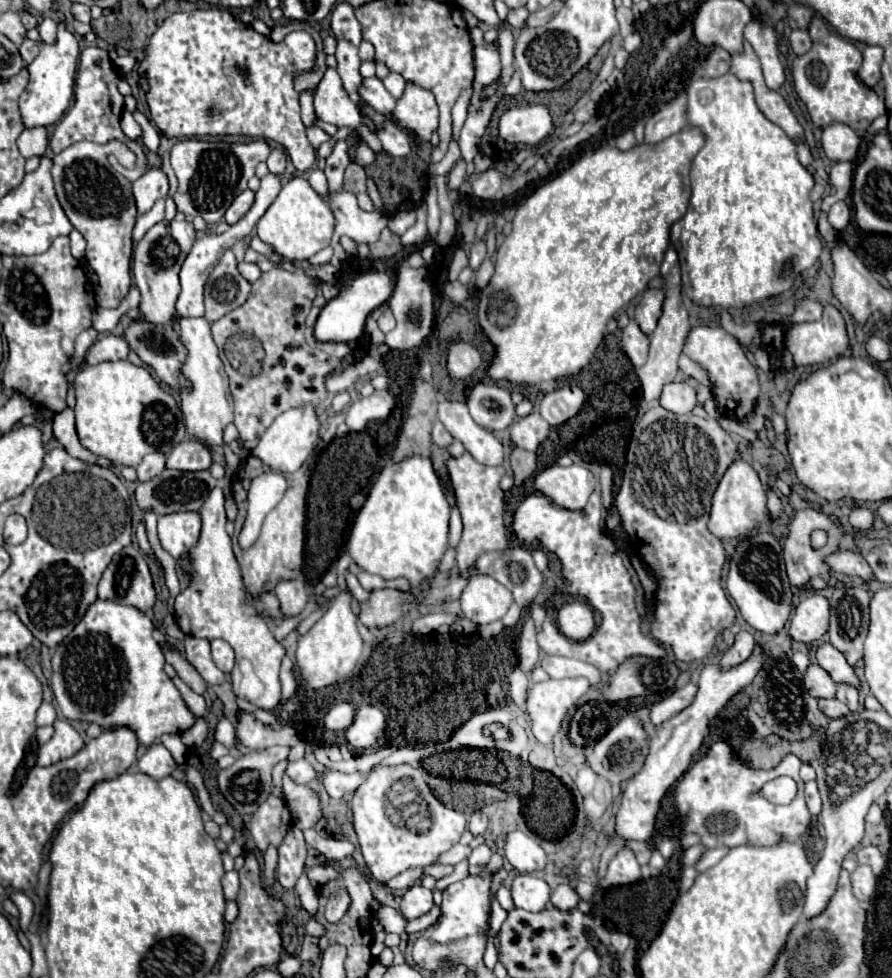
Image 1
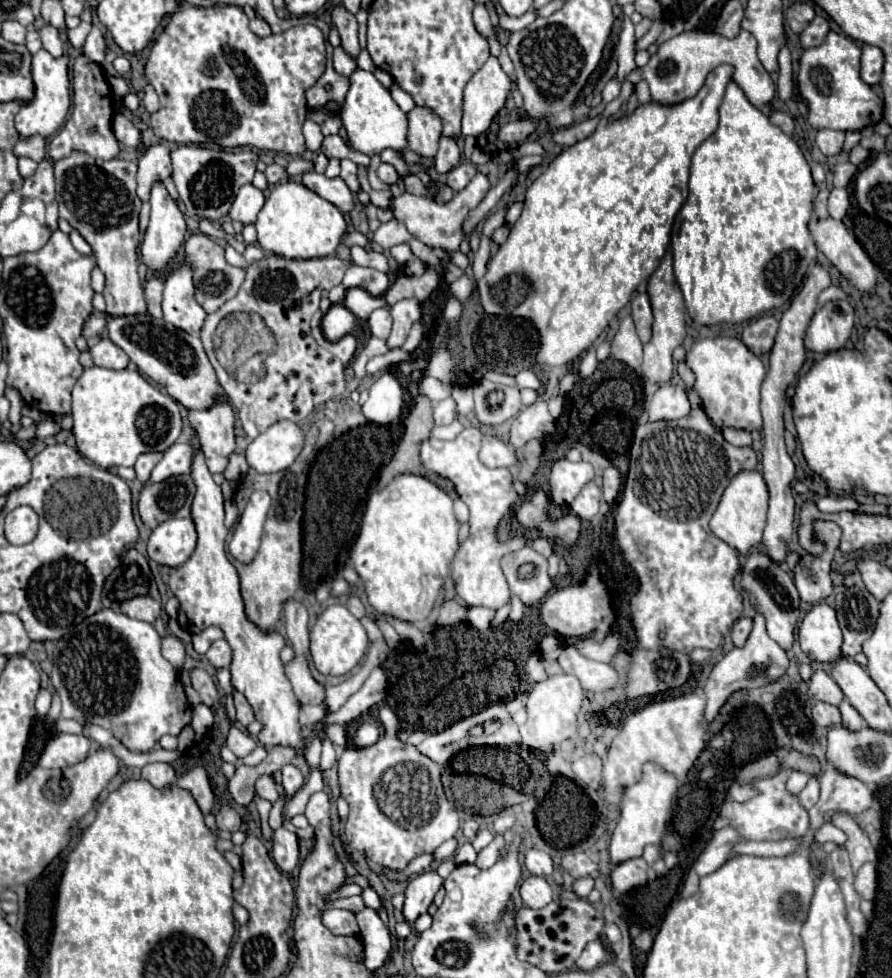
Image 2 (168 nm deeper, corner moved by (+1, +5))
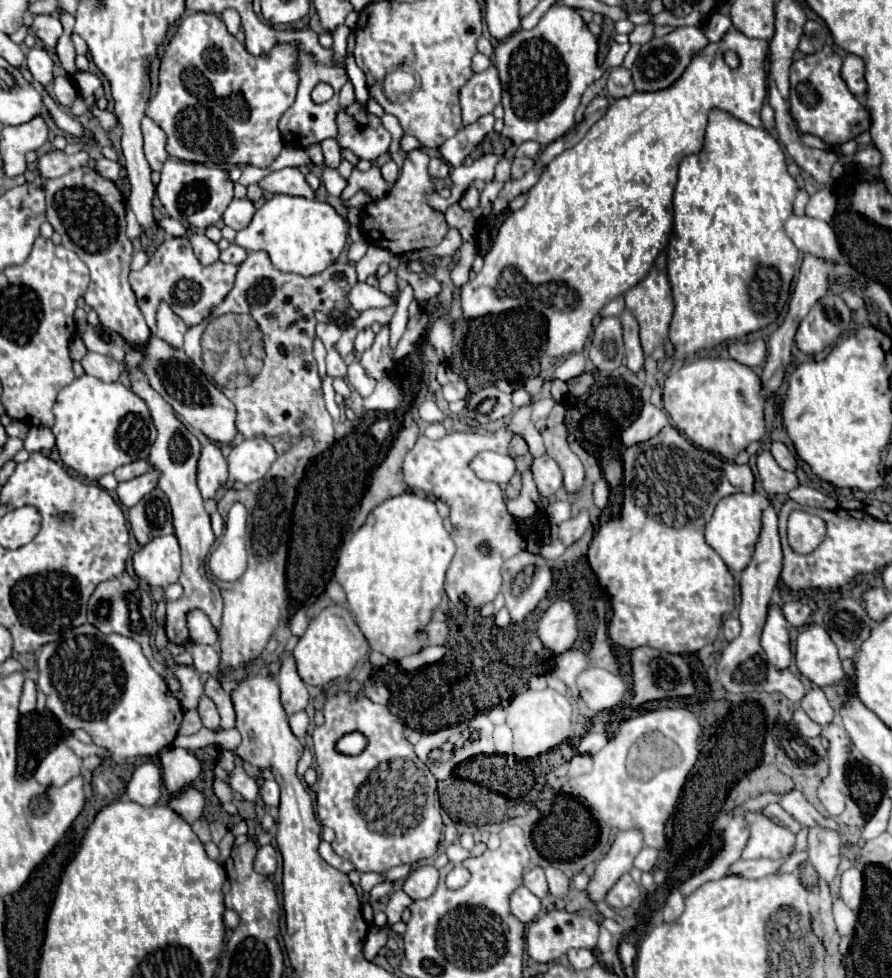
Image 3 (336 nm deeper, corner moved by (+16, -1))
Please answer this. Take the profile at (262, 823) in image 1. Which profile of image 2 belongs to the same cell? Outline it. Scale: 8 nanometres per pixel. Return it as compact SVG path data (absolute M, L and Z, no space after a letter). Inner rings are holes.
M261 775L257 781L255 781L255 791L263 797L263 799L269 799L269 801L277 801L279 799L279 793L275 789L275 781L271 775Z

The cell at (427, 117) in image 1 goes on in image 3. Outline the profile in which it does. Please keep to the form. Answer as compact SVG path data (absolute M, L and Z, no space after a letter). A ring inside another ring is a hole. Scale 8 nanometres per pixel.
M412 149L406 153L406 161L400 169L396 187L384 199L372 201L364 207L362 211L364 239L378 247L390 249L396 255L440 243L448 231L448 223L444 219L444 213L438 213L428 207L424 197L428 191L434 191L434 185L428 175L428 155L424 149Z

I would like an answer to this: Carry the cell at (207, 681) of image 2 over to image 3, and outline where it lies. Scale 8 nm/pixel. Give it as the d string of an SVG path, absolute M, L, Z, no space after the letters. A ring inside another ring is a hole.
M206 695L200 697L198 715L200 715L204 727L208 727L208 729L216 729L218 727L218 709L216 709L216 705L214 705L214 701L210 697L206 697Z

